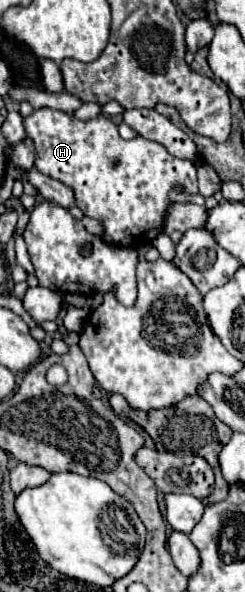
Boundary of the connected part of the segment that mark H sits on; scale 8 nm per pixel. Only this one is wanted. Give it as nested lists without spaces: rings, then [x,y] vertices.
[[[39,108],[25,118],[25,130],[37,150],[35,168],[73,186],[77,206],[85,216],[101,222],[101,238],[109,244],[139,248],[151,242],[163,230],[169,192],[175,184],[183,184],[189,194],[197,194],[197,172],[191,160],[175,158],[165,146],[141,136],[123,140],[117,124],[103,114],[81,122],[61,110]]]

